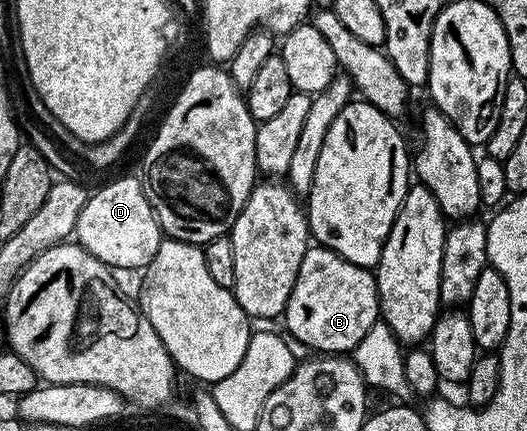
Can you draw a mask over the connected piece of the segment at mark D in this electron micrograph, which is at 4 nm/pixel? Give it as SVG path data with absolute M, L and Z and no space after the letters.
M137 175L122 176L119 180L104 185L99 192L91 191L87 195L84 210L80 210L74 236L77 243L81 244L84 250L88 250L88 254L104 262L111 270L147 269L164 239L158 217L155 216Z

